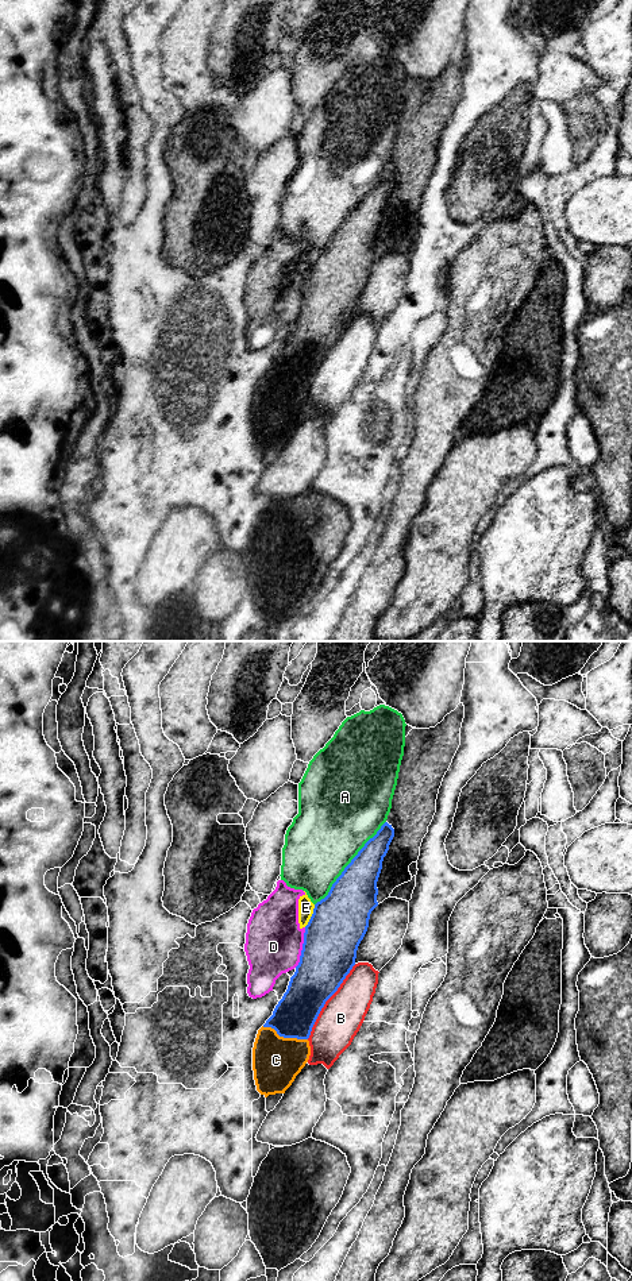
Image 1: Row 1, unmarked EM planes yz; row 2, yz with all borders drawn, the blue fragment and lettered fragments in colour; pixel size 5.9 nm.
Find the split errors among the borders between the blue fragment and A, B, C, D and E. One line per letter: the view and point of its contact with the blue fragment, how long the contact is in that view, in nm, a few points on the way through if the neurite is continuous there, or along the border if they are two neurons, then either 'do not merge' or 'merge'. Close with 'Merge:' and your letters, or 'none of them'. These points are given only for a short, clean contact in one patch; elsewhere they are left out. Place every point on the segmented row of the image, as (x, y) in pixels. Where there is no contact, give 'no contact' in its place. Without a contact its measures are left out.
A: yz (349, 864) | 650 nm | do not merge
B: yz (326, 1000) | 550 nm | do not merge
C: yz (285, 1037) | 280 nm | merge
D: yz (303, 948) | 240 nm | do not merge
E: yz (312, 915) | 150 nm | do not merge
Merge: C

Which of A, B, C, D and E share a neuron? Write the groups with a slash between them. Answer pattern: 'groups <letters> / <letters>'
groups A / B / C / D E

